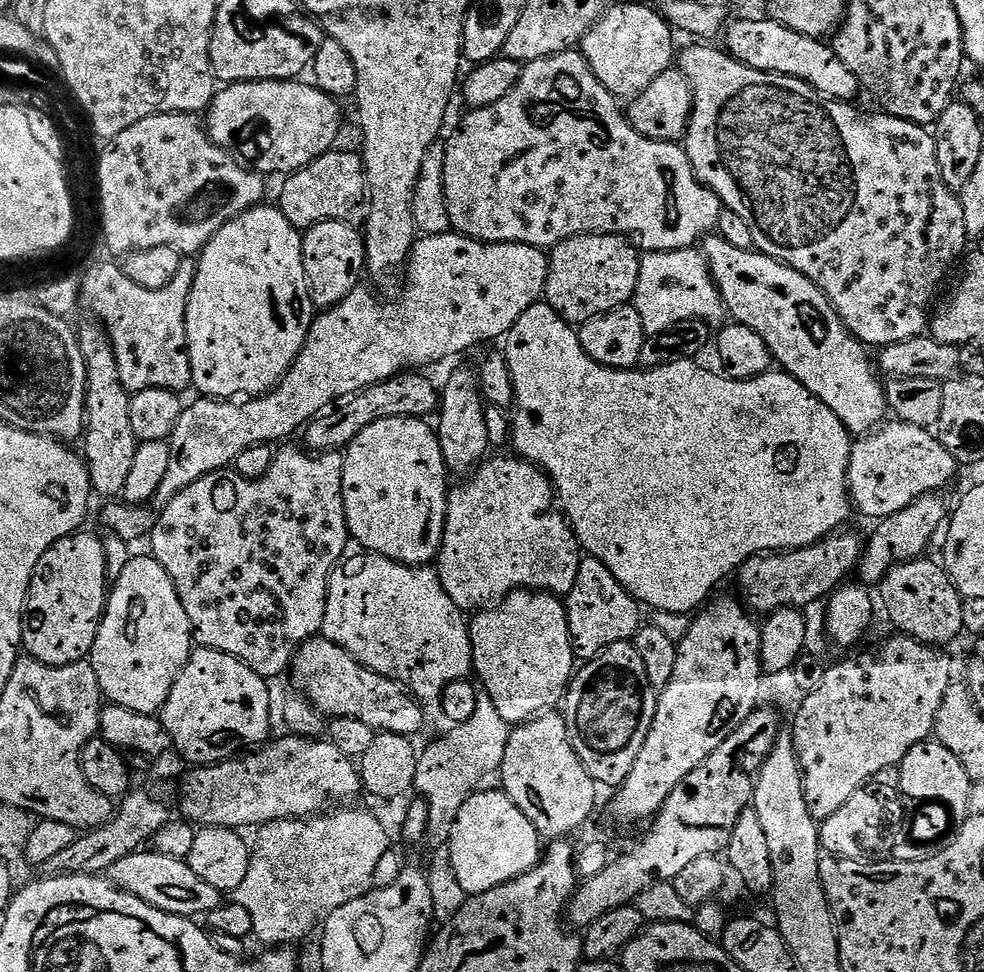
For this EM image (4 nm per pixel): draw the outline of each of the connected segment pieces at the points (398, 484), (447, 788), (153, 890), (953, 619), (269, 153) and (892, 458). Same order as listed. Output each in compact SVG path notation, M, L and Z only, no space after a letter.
M415 416L382 418L363 428L343 453L342 498L351 539L357 540L361 549L413 566L431 565L440 552L450 491L450 473L444 465L440 438L428 423Z
M478 691L478 710L466 718L466 722L447 729L441 740L436 740L428 749L419 753L420 768L416 772L415 787L421 788L423 799L428 802L427 835L432 836L433 845L440 846L452 833L458 810L472 797L472 793L481 787L480 779L487 772L495 773L502 766L506 754L506 742L510 725L502 714L498 714L494 702L488 695Z
M141 850L126 854L126 858L118 858L112 868L107 869L106 876L121 892L134 894L142 898L142 902L175 916L200 918L222 903L219 890L210 886L210 882L198 878L198 874L190 870L187 859L168 857L155 850Z
M929 558L919 560L906 560L895 565L887 572L878 585L880 596L884 599L884 608L888 611L888 616L892 619L892 624L897 633L913 636L918 642L931 644L933 646L948 646L951 640L956 640L960 636L960 631L964 628L964 607L966 601L960 595L958 589L952 585L952 579L944 571L939 563L936 564Z
M297 78L295 80L247 80L244 84L230 84L221 87L217 91L216 97L212 99L212 105L206 110L206 127L208 135L216 144L221 146L233 146L236 144L235 151L238 153L241 161L247 162L255 171L261 174L269 174L268 172L284 172L283 174L291 174L296 172L299 168L306 167L310 162L314 162L322 154L333 151L337 147L336 139L340 136L340 104L341 101L337 97L326 94L317 88L315 83L307 82L303 84L303 79Z
M885 422L853 443L848 463L848 494L855 511L879 522L906 510L918 498L939 493L956 476L955 458L929 429Z

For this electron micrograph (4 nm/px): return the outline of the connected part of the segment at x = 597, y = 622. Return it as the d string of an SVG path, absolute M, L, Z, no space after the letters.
M585 555L578 566L578 578L574 578L574 590L566 597L568 629L572 639L572 651L580 662L593 660L605 652L614 642L631 641L642 626L641 605L610 574L610 570L598 558Z

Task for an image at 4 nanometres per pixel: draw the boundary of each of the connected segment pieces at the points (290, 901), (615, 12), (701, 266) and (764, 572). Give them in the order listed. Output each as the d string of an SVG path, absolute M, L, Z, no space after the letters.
M340 808L329 811L327 814L317 814L307 818L298 820L272 820L268 824L260 825L255 833L256 844L251 849L252 861L246 870L246 878L242 882L242 886L238 886L234 893L235 903L246 906L246 910L250 910L250 922L255 939L260 939L262 943L268 944L264 946L288 946L298 944L298 941L304 939L315 927L327 919L334 910L339 906L344 906L348 902L352 902L356 898L365 896L373 889L374 871L378 866L378 859L382 858L389 843L386 840L386 830L383 824L370 812L366 810L354 810L355 808Z
M613 3L600 17L578 48L583 52L590 70L606 86L606 90L617 98L637 96L654 78L661 76L667 68L673 67L673 29L659 11L644 4Z
M695 247L647 253L640 261L634 306L642 318L645 337L670 330L683 320L703 320L709 326L716 326L726 316L724 299L704 253Z
M848 531L834 532L831 536L820 540L817 544L811 544L805 548L792 548L788 552L769 552L758 556L751 556L738 570L741 596L739 596L739 599L744 607L753 613L761 612L761 614L776 612L780 608L799 608L804 610L807 609L807 604L812 604L815 600L820 599L820 601L823 601L831 596L837 588L841 587L851 577L848 576L851 572L853 575L857 571L860 557L864 551L865 541L862 539L862 536L860 540L858 533Z

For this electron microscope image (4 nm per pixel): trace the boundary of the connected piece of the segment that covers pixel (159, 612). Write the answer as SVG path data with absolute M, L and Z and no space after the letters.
M151 554L133 555L129 559L126 570L111 585L108 604L104 608L104 616L100 619L100 629L92 647L90 663L94 674L98 674L98 686L105 701L126 706L126 710L134 710L138 714L156 716L170 698L170 690L188 665L188 659L194 651L194 633L190 618L186 618L186 610L182 606L182 598L178 598L178 590L166 574L166 570Z

